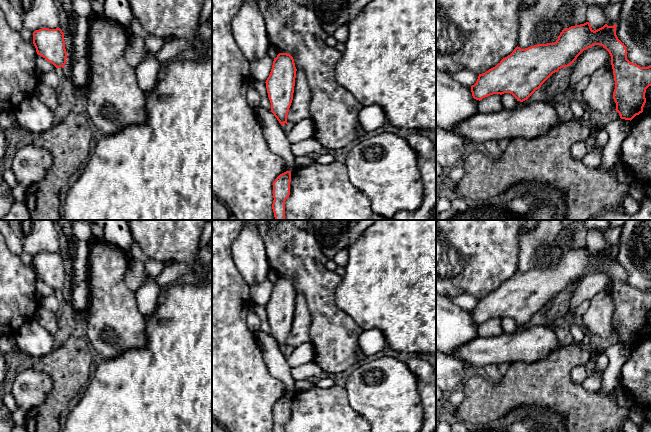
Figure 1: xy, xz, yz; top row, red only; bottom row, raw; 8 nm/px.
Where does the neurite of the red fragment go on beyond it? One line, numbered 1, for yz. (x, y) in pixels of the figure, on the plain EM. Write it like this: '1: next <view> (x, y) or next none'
1: next none

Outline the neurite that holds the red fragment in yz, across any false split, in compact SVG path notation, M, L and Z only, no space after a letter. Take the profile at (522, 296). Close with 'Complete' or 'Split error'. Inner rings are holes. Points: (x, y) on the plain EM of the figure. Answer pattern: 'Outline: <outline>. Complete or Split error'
Outline: M589 246L563 253L554 267L538 268L525 273L516 271L514 275L503 282L495 291L483 298L479 298L474 309L471 310L472 320L482 324L493 318L512 318L517 325L527 324L541 309L555 296L563 291L570 290L577 281L586 273L594 269L601 269L611 280L615 313L613 323L616 335L621 343L632 344L643 336L646 327L646 313L651 310L651 290L640 291L627 283L626 270L616 259L616 248L593 254Z. Complete

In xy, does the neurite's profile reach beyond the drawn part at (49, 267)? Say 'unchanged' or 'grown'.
unchanged

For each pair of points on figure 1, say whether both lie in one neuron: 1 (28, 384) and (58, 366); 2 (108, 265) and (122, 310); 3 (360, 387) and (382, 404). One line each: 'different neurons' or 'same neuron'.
1: different neurons
2: same neuron
3: same neuron

